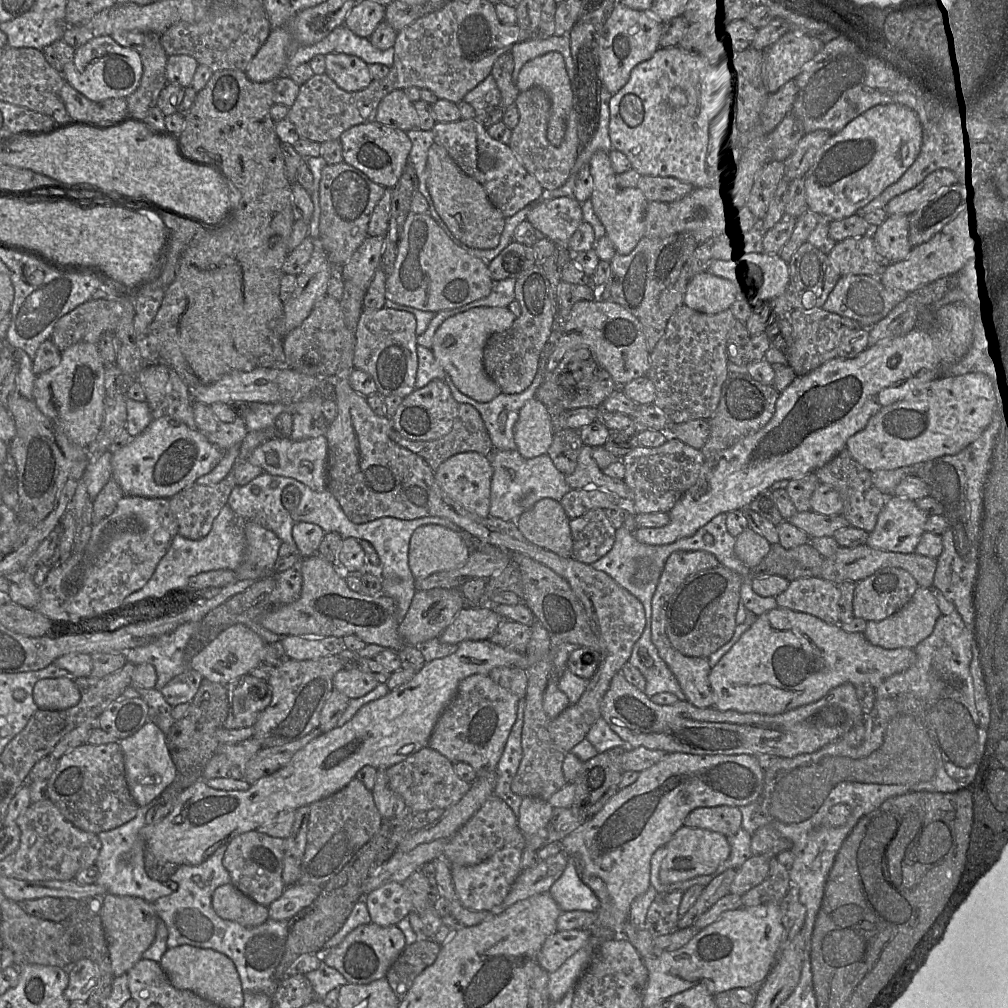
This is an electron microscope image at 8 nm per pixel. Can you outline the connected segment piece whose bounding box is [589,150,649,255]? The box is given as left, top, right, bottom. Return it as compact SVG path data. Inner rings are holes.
M602 150L596 151L589 161L589 168L594 181L591 196L594 211L603 224L616 252L621 255L627 255L633 251L644 237L649 201L637 187L621 188L618 186L616 181L617 174L612 167L609 153Z

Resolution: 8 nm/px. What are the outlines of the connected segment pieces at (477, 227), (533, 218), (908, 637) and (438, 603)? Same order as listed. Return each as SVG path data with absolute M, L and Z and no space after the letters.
M433 143L427 155L427 188L438 215L450 232L462 243L477 249L497 247L505 217L491 203L482 185L466 175L444 147Z
M559 197L536 203L526 219L556 245L569 247L569 241L584 221L581 203L574 197Z
M919 587L912 598L895 614L881 621L868 621L864 636L872 645L884 649L913 649L933 632L939 615L940 609L931 590Z
M460 588L416 591L399 626L403 646L419 646L437 638L465 605Z

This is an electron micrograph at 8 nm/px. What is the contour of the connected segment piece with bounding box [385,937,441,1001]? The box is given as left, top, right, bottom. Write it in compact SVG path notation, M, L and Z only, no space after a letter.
M420 937L414 943L407 945L390 966L385 979L400 1001L407 994L414 979L434 963L440 948L440 944L432 941L431 938Z

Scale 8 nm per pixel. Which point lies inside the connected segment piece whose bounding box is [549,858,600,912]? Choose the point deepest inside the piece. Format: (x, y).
(569, 892)

